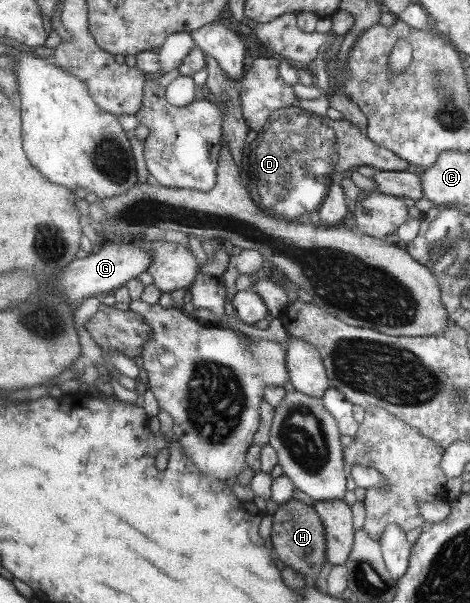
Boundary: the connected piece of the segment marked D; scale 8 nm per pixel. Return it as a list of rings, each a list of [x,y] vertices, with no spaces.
[[[296,104],[288,107],[276,108],[267,116],[265,124],[261,126],[260,130],[256,134],[257,137],[250,144],[247,144],[242,152],[242,157],[240,160],[241,166],[241,175],[245,180],[245,185],[249,191],[250,198],[253,199],[254,205],[259,206],[261,211],[265,211],[266,214],[269,214],[271,218],[278,218],[279,220],[296,221],[298,219],[303,219],[306,215],[313,215],[317,210],[319,210],[320,205],[326,198],[326,194],[329,192],[330,184],[332,180],[330,177],[335,173],[340,173],[343,171],[349,172],[349,169],[359,166],[372,166],[378,171],[389,171],[389,172],[399,172],[412,169],[409,166],[408,162],[405,162],[402,158],[399,158],[393,151],[387,150],[378,144],[371,142],[369,138],[366,137],[366,134],[362,134],[359,131],[357,125],[349,123],[346,119],[329,119],[326,116],[319,116],[315,113],[307,112],[306,110],[301,110]]]

